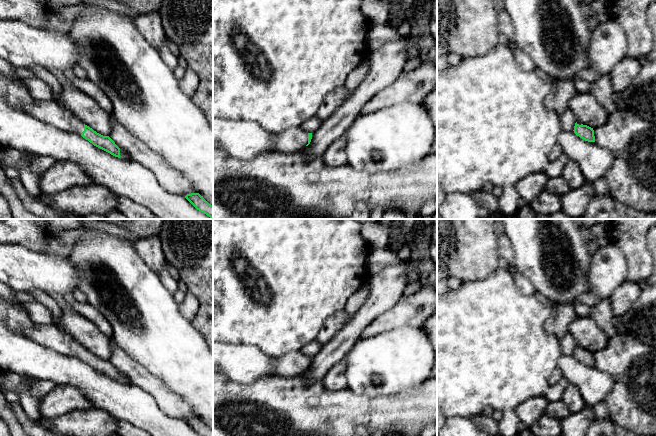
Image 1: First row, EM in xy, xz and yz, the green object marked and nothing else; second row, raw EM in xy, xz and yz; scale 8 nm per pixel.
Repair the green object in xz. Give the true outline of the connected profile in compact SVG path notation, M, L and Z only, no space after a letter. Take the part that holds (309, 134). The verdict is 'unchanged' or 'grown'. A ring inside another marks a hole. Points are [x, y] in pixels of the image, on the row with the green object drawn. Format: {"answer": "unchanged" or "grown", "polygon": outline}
{"answer": "grown", "polygon": "M300 127L283 130L274 133L275 151L294 153L308 146L312 139L312 133L303 131Z"}

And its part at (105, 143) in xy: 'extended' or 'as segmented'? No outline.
extended

